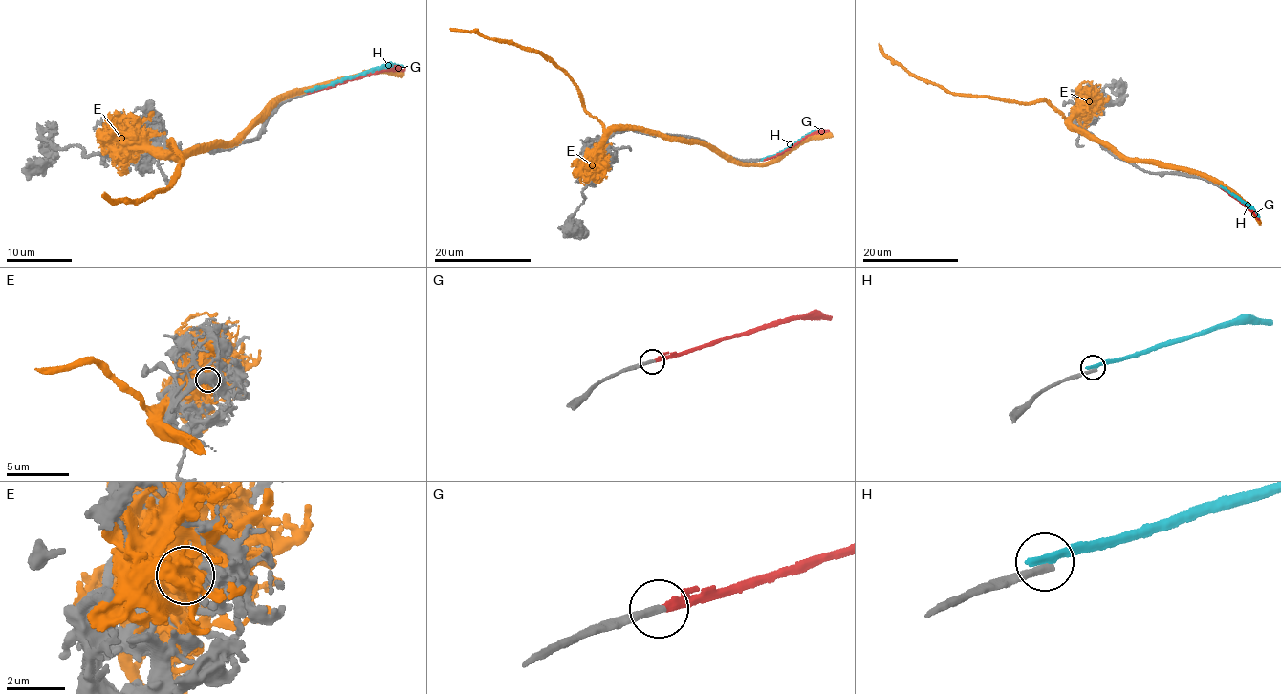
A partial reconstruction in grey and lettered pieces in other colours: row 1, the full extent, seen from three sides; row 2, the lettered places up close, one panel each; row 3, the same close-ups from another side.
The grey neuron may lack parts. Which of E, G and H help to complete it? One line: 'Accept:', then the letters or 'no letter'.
Accept: G

